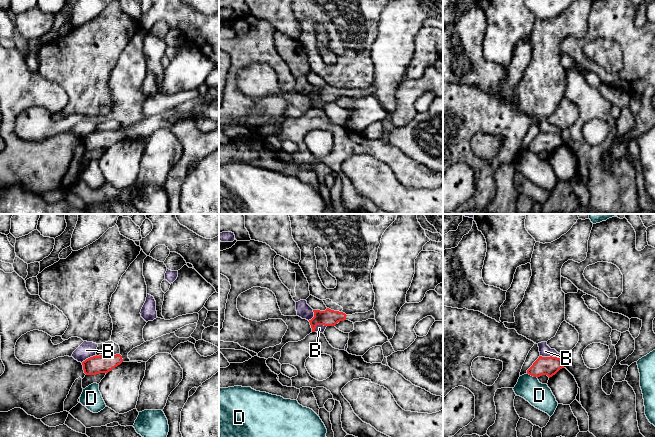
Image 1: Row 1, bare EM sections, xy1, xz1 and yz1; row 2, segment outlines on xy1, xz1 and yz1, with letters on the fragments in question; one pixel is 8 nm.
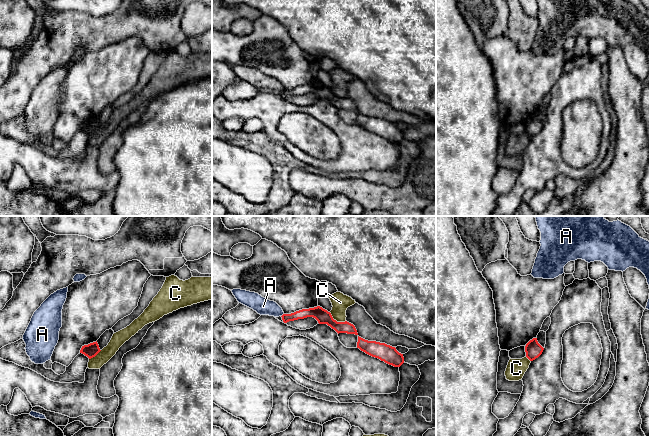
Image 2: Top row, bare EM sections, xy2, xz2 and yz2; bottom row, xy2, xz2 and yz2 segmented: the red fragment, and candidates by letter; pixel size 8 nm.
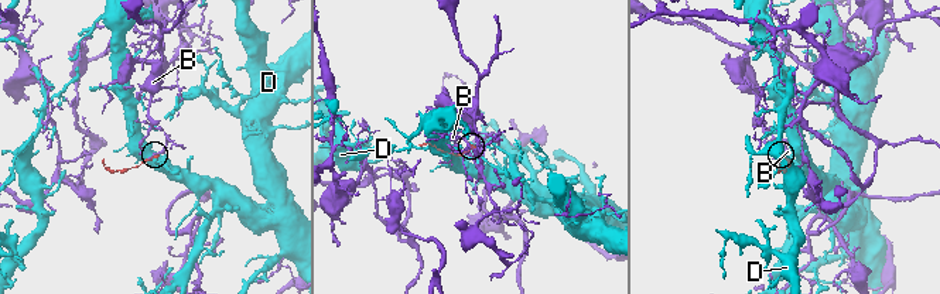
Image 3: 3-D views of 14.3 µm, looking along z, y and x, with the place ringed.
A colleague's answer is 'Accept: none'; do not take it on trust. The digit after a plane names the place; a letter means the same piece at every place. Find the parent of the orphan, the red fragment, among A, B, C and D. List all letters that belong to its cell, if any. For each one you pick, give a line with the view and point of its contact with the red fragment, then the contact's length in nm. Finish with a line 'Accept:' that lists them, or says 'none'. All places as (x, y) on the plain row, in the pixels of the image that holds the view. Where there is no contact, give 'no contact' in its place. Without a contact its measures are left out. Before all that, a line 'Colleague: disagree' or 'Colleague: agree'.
Colleague: agree
Accept: none

